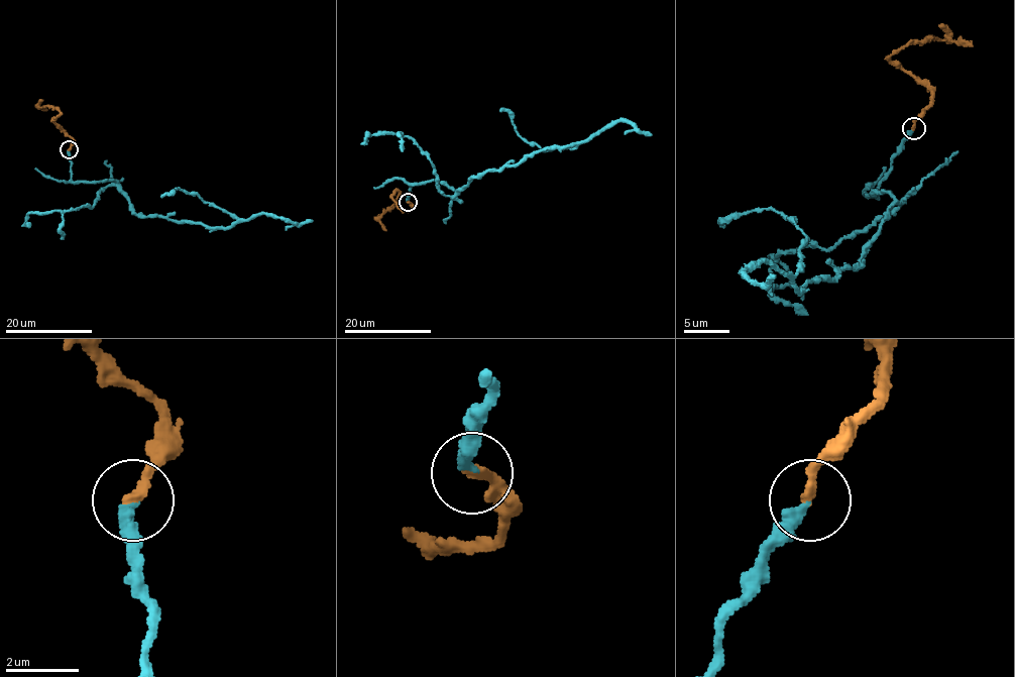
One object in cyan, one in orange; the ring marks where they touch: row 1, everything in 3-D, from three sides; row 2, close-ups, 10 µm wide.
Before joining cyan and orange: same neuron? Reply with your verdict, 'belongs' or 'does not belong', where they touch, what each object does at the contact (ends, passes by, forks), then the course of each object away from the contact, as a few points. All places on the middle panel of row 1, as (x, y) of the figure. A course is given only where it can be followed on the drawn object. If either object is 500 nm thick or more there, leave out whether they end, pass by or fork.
belongs; place (408, 202); cyan ends; orange ends; course cyan (408, 201), (412, 184), (444, 182), (456, 193), (486, 171), (576, 145), (542, 150), (499, 109); course orange (408, 202), (411, 209), (403, 210), (392, 195), (398, 191), (395, 202), (379, 219), (385, 230)

